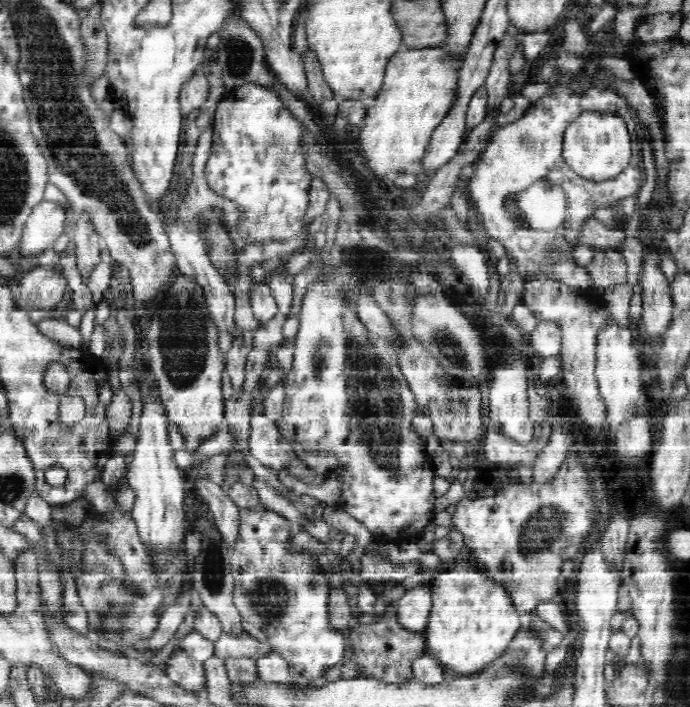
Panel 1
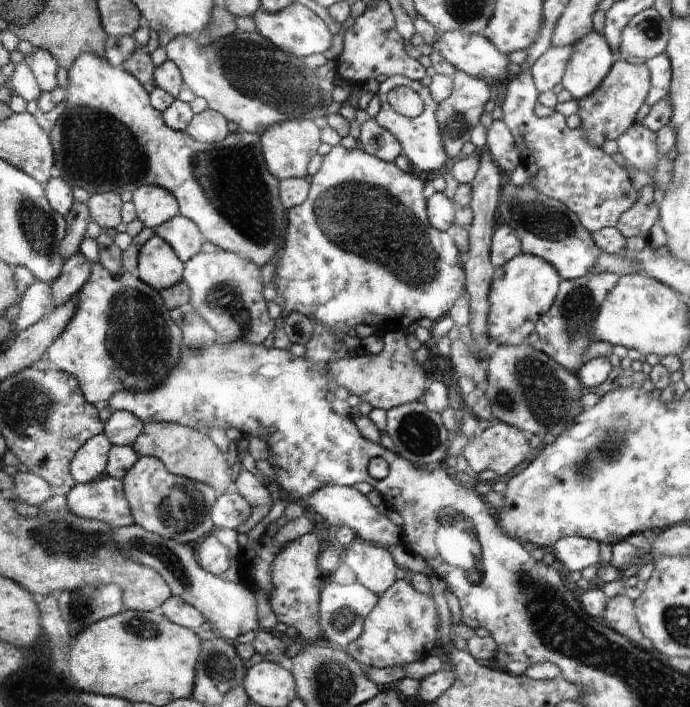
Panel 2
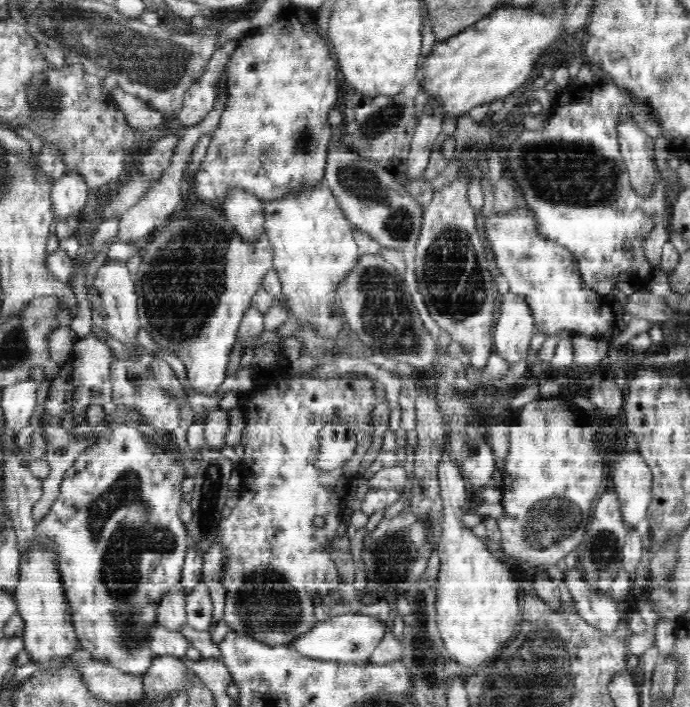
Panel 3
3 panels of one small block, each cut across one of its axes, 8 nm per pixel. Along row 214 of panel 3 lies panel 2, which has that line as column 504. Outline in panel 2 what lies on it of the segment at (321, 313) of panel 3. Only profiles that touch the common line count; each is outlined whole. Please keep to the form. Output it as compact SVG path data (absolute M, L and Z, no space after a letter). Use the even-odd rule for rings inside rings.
M518 253L506 264L495 268L487 299L487 338L491 346L520 345L534 332L538 322L551 310L558 296L562 276L543 258Z

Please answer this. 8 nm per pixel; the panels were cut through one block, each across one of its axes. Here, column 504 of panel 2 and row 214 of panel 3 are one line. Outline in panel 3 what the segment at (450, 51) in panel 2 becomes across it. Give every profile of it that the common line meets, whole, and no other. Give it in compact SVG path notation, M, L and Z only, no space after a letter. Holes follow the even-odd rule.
M64 173L54 181L51 190L54 218L60 221L69 216L79 218L88 200L88 189L80 173Z

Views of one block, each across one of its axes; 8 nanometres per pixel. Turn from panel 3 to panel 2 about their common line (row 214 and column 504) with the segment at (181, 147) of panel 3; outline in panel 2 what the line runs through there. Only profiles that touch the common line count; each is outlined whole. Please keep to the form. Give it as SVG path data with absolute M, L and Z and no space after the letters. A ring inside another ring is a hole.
M502 119L489 124L485 149L492 155L505 178L508 178L512 171L521 164L514 137Z

